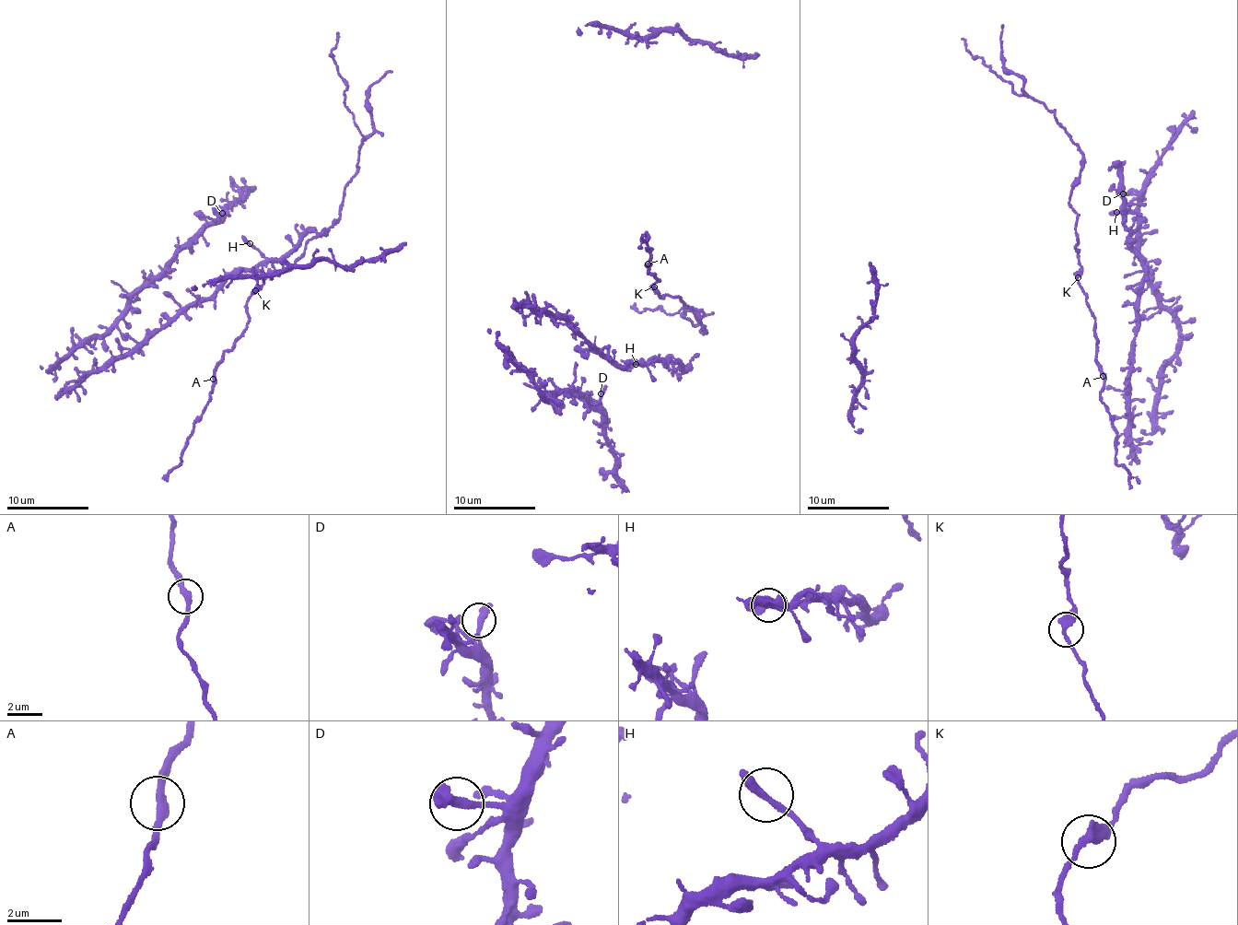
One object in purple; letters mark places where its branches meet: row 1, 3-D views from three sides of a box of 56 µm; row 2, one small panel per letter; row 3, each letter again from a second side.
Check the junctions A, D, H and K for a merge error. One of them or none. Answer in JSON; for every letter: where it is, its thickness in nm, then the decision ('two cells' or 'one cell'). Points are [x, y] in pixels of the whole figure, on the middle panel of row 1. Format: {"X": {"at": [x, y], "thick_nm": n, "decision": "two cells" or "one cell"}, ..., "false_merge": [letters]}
{"A": {"at": [648, 263], "thick_nm": 320, "decision": "one cell"}, "D": {"at": [601, 393], "thick_nm": 340, "decision": "one cell"}, "H": {"at": [636, 364], "thick_nm": 320, "decision": "one cell"}, "K": {"at": [654, 286], "thick_nm": 360, "decision": "one cell"}, "false_merge": []}

